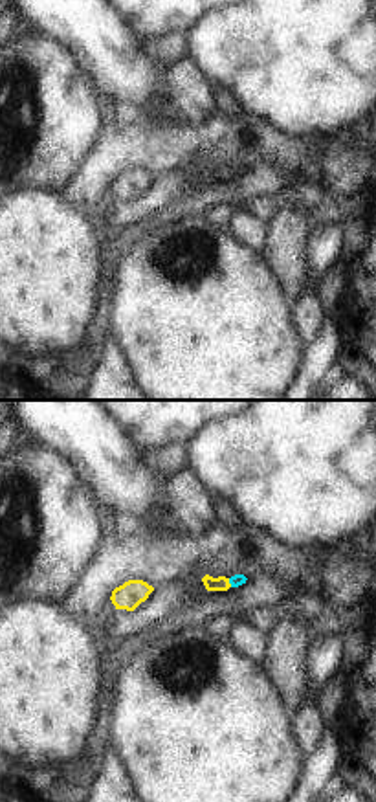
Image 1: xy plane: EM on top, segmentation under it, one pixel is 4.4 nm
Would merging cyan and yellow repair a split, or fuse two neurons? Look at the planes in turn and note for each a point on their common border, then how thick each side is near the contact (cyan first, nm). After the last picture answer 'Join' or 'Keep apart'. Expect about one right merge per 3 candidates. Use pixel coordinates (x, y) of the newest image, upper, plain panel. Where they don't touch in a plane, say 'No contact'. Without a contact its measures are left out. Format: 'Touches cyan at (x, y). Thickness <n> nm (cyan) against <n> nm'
Touches cyan at (230, 171). Thickness 50 nm (cyan) against 60 nm

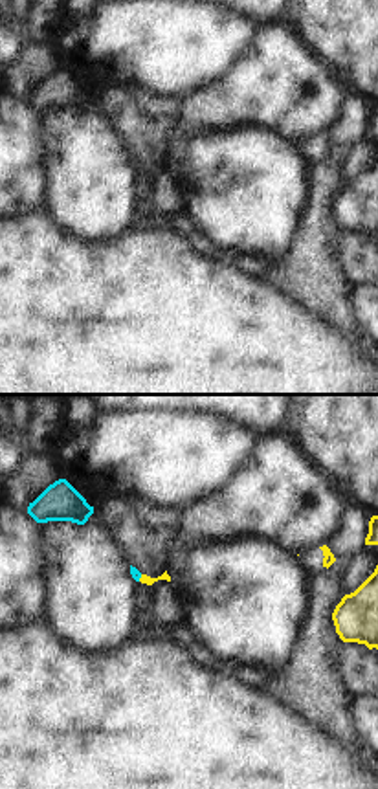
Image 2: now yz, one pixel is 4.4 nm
Touches cyan at (140, 166). Thickness 50 nm (cyan) against 40 nm

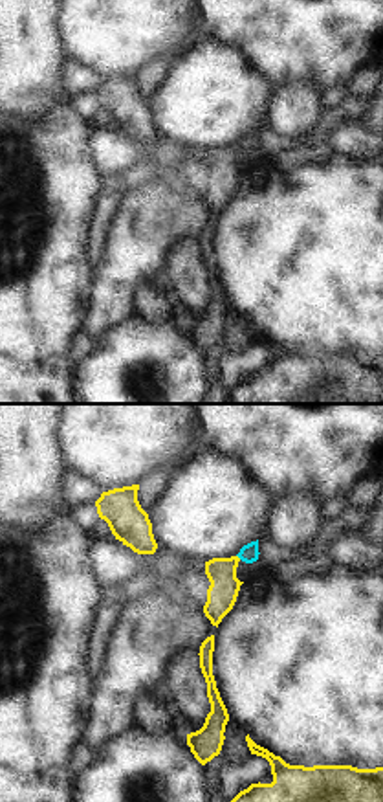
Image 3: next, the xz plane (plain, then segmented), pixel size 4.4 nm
Touches cyan at (239, 145). Thickness 80 nm (cyan) against 130 nm

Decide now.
Join

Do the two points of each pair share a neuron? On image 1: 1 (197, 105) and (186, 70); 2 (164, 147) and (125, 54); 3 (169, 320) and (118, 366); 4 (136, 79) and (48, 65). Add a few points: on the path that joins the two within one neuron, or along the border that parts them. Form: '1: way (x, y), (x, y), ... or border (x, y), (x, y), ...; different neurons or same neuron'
1: way (188, 96), (186, 79); same neuron
2: border (142, 116), (171, 122); different neurons
3: border (109, 333), (138, 380); different neurons
4: border (54, 39), (70, 52), (96, 90); different neurons

